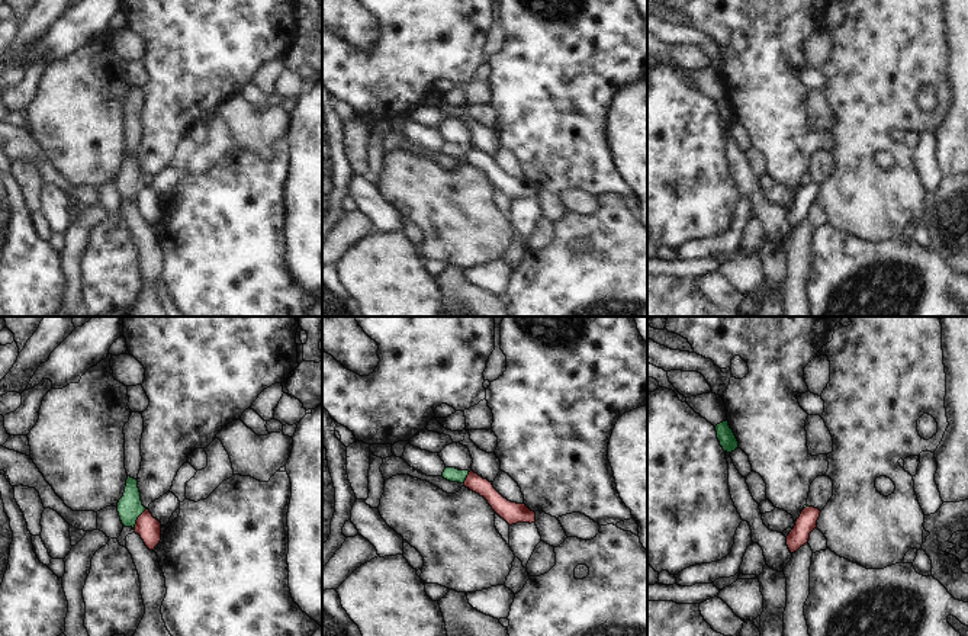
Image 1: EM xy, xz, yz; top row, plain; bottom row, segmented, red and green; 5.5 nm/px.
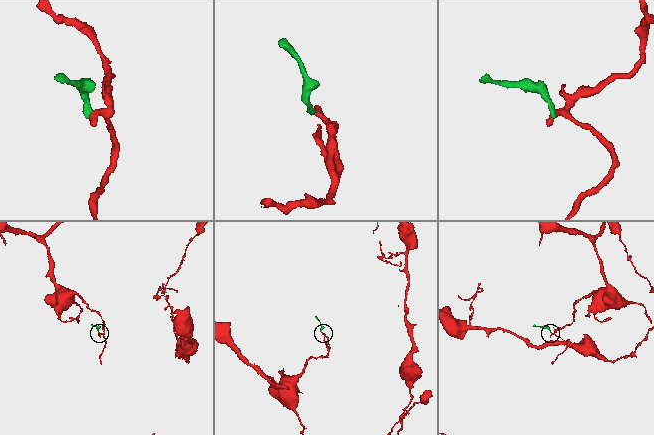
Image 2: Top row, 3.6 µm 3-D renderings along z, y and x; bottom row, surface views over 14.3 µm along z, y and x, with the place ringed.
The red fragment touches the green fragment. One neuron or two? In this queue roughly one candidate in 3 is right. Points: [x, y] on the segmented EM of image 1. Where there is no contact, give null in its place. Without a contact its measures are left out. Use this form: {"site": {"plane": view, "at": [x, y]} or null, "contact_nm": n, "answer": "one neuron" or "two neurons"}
{"site": {"plane": "xy", "at": [138, 519]}, "contact_nm": 140, "answer": "two neurons"}

